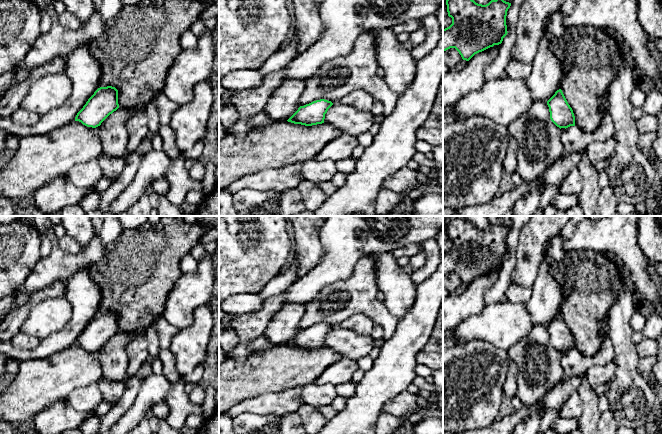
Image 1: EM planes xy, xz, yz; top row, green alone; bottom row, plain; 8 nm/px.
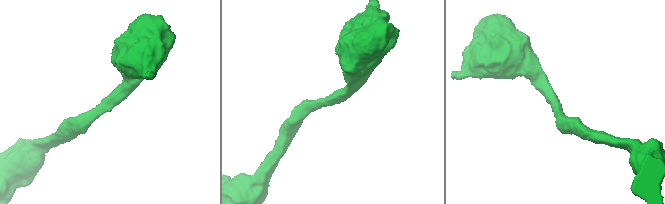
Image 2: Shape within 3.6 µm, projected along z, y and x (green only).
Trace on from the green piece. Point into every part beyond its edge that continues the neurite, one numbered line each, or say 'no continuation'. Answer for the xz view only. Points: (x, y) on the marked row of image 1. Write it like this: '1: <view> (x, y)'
no continuation

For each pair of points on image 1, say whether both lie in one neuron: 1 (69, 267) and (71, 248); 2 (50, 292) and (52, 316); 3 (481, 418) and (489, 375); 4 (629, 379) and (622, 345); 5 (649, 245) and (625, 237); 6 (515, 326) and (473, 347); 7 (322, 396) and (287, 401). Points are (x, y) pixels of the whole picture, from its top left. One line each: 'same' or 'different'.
1: different
2: different
3: same
4: same
5: different
6: different
7: different

